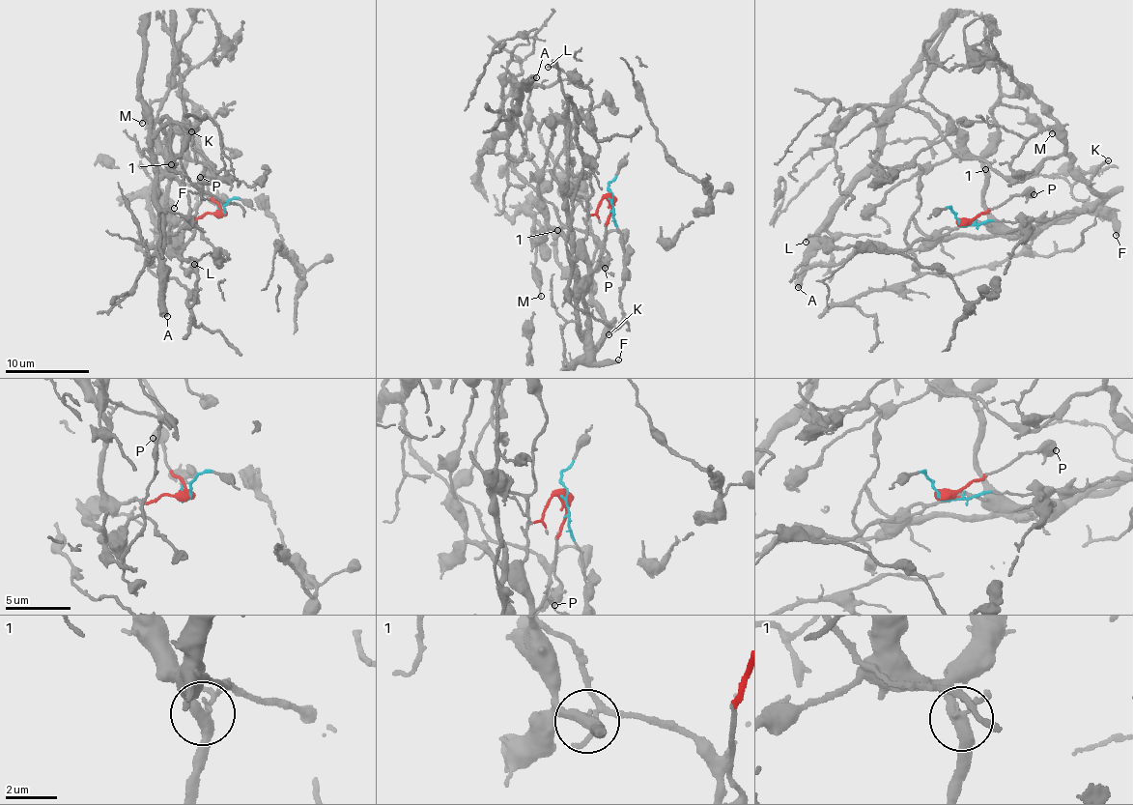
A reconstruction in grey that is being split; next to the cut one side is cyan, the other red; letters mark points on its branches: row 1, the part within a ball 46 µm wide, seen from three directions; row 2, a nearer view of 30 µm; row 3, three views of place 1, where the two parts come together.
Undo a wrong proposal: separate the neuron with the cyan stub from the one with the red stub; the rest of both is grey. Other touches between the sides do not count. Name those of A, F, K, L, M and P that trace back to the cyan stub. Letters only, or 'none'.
K

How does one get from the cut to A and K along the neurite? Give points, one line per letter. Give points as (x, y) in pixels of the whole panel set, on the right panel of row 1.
A: (962, 223), (990, 224), (985, 166), (976, 158), (931, 165), (922, 137), (891, 141), (820, 234), (798, 288)
K: (962, 225), (1023, 220), (1094, 208), (1101, 198), (1090, 186), (1090, 175), (1109, 159)

